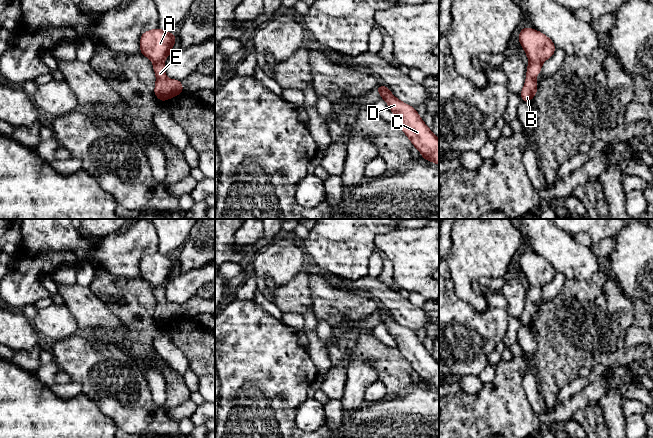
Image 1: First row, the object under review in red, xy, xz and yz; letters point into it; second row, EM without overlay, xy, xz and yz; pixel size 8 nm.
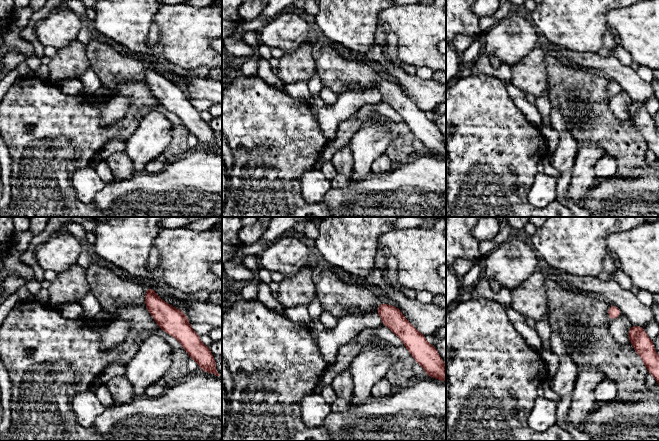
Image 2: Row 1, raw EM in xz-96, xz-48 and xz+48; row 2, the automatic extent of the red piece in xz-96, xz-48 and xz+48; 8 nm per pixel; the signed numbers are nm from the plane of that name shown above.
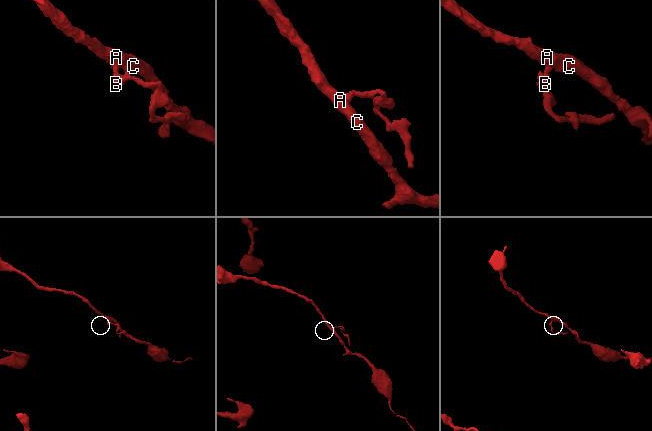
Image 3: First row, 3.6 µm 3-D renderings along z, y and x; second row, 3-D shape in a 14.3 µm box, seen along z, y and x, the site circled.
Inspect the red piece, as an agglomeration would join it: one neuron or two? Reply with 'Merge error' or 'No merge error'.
Merge error

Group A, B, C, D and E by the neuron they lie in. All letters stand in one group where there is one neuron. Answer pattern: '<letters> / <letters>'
A C D / B E

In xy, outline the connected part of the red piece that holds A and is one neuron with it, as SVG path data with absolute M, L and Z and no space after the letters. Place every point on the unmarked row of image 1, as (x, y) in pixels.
M160 252L145 255L140 262L140 277L153 287L164 286L170 279L172 269L177 267L173 256L164 255Z

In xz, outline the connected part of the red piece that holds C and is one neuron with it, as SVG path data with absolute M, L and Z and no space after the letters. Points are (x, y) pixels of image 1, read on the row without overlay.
M390 314L381 320L397 343L397 348L416 371L423 383L439 389L439 363L411 329L396 322Z

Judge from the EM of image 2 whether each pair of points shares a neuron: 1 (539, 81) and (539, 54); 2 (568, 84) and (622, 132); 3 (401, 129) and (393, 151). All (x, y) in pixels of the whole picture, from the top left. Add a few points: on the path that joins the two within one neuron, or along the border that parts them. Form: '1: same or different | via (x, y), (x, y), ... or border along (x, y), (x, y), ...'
1: same | via (538, 74), (538, 61)
2: same | via (582, 95), (588, 98), (608, 120)
3: same | via (401, 134), (401, 143), (398, 146)

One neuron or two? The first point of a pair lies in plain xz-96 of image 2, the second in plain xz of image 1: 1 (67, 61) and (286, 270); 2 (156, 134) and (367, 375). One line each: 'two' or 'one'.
1: two
2: one

